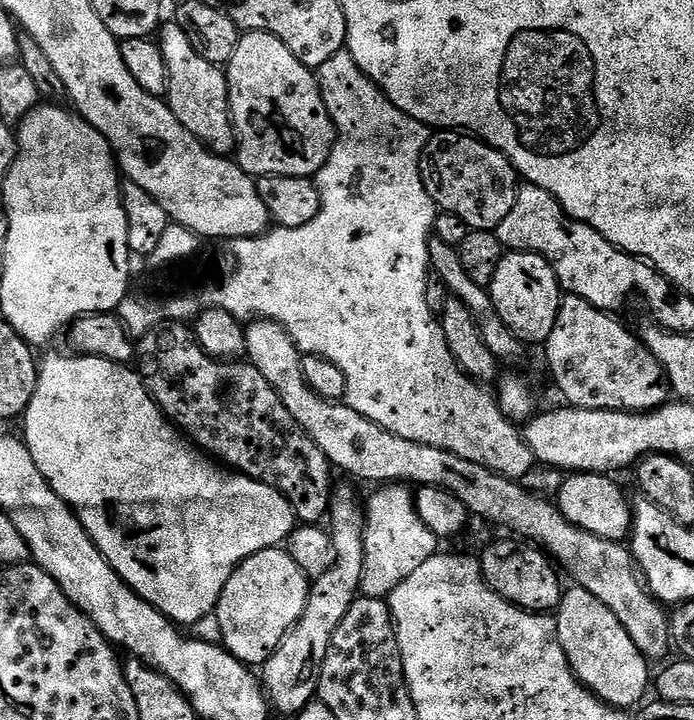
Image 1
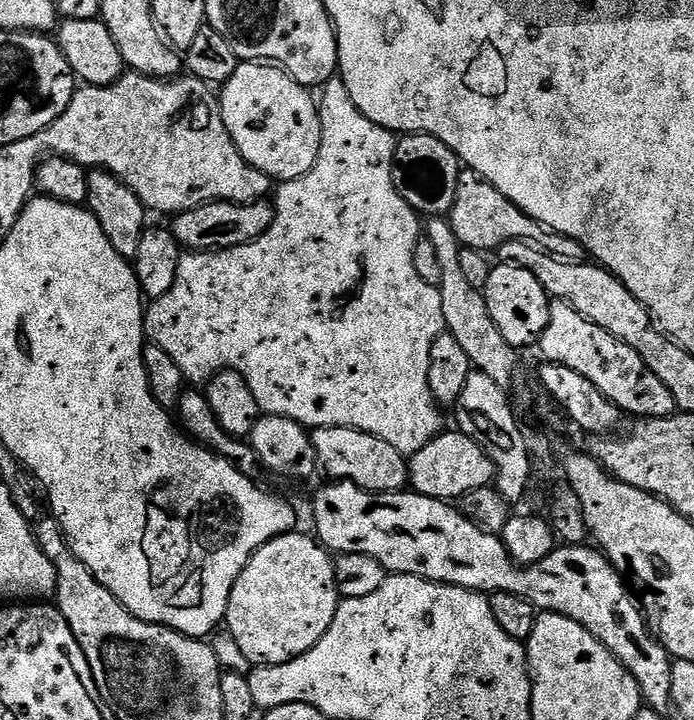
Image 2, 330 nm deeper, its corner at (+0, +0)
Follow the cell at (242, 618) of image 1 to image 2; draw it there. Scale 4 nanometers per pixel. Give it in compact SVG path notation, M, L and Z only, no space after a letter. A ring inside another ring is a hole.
M293 530L266 542L246 562L242 574L238 574L238 582L234 582L228 599L226 629L232 635L237 650L246 659L253 660L253 665L281 664L306 654L318 638L330 630L330 622L334 622L336 608L342 599L336 589L336 565L328 549L309 536Z

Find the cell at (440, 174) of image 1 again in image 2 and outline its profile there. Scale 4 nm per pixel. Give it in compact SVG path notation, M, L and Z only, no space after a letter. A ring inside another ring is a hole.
M409 132L401 135L396 141L392 181L396 193L421 217L447 217L451 213L461 171L462 161L438 136L427 136L424 132Z

